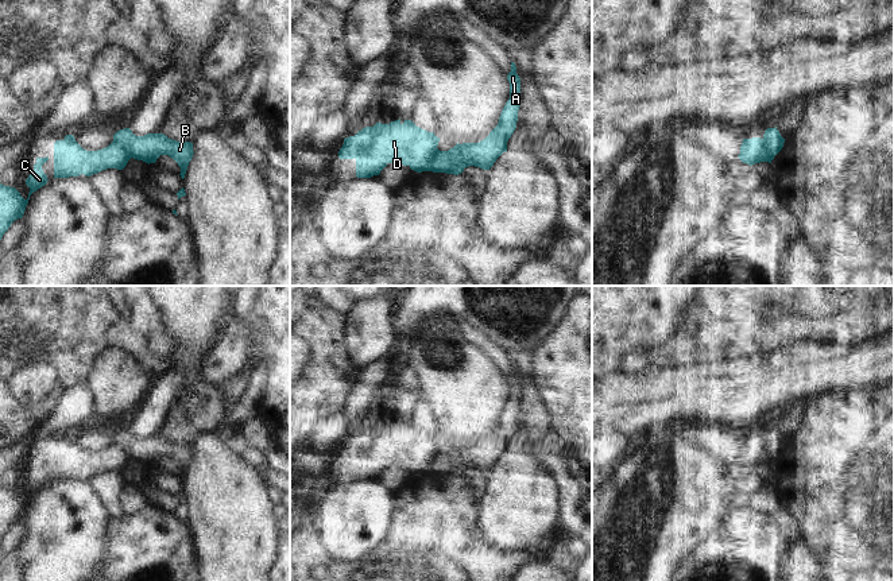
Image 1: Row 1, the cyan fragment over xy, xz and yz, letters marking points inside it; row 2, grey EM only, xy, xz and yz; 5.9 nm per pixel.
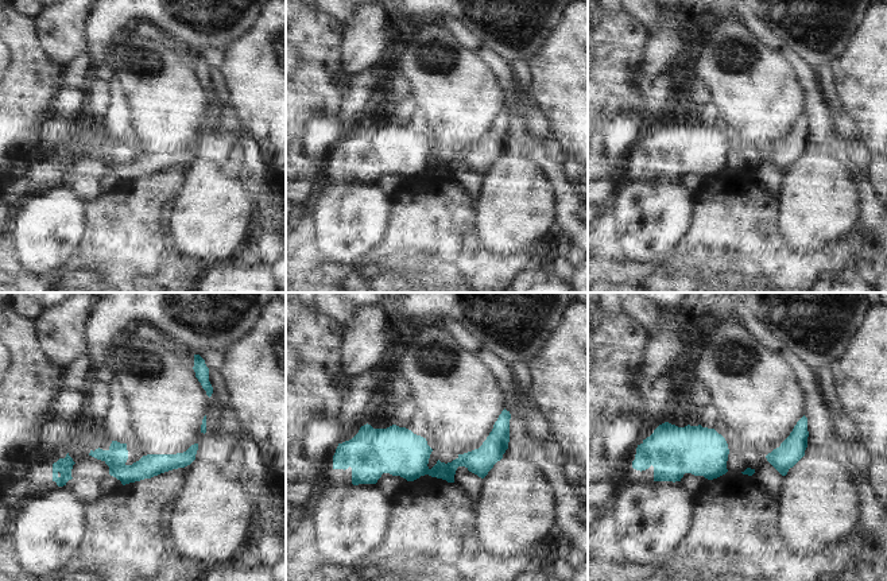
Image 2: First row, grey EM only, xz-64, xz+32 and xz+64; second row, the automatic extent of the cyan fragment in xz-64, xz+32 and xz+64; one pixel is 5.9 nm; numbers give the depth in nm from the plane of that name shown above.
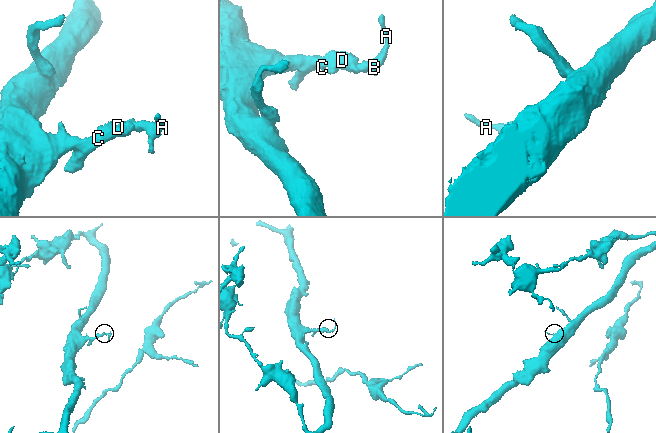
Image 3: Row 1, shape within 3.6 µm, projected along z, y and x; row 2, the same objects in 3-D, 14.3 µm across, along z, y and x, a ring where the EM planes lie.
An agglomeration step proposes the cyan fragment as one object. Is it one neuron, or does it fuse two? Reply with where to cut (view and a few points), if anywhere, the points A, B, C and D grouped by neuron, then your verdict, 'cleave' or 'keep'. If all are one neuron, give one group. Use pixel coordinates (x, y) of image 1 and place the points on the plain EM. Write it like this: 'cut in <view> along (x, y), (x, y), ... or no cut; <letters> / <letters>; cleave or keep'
cut in xy along (113, 442), (120, 445), (131, 459); A B / C D; cleave

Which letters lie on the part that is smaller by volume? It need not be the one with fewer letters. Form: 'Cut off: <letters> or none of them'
Cut off: A, B

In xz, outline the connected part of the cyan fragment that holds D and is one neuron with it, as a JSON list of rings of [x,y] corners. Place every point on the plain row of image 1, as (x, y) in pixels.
[[[411,422],[376,425],[355,438],[344,441],[340,461],[356,461],[356,479],[379,477],[388,465],[409,468],[422,475],[425,466],[436,457],[440,439],[417,429]]]

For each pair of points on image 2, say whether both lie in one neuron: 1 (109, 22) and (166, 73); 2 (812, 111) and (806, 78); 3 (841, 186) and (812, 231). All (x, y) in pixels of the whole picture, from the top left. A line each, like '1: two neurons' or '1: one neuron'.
1: two neurons
2: one neuron
3: one neuron

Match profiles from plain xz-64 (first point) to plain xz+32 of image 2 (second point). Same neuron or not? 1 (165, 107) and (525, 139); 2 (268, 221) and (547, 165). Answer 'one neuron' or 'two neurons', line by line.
1: two neurons
2: one neuron

